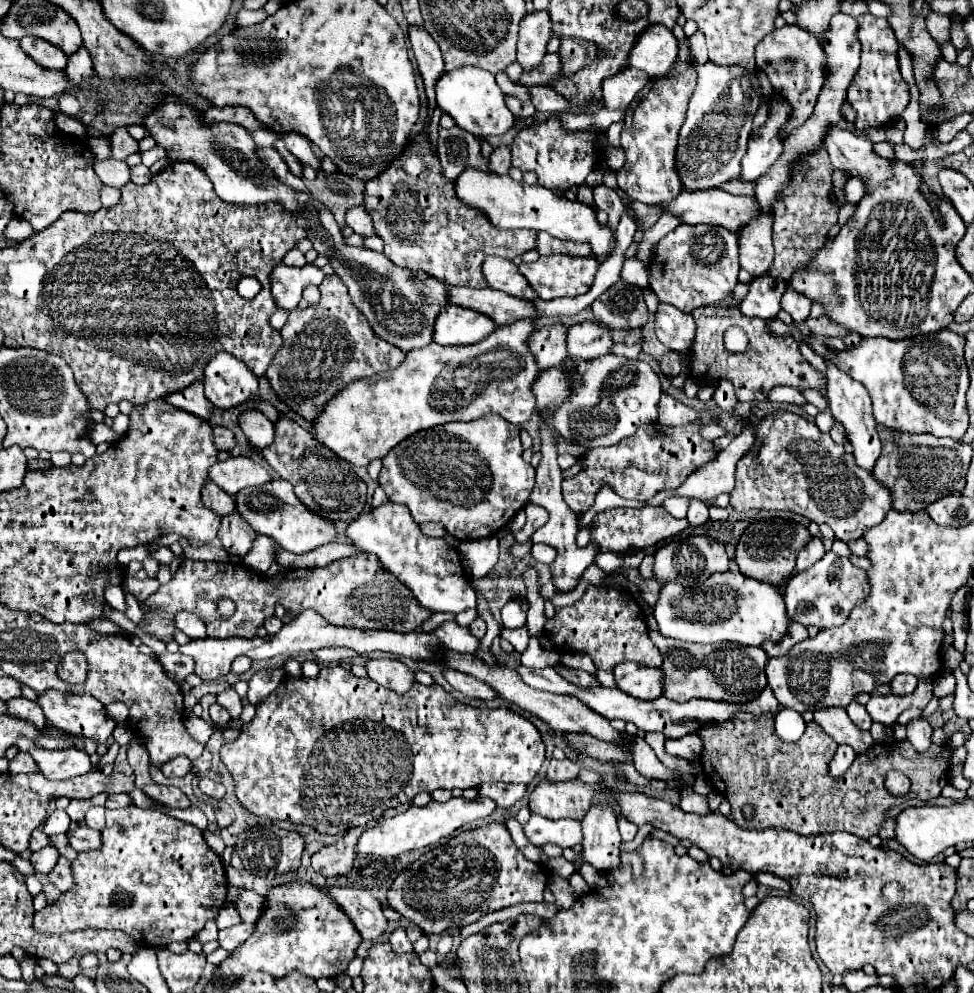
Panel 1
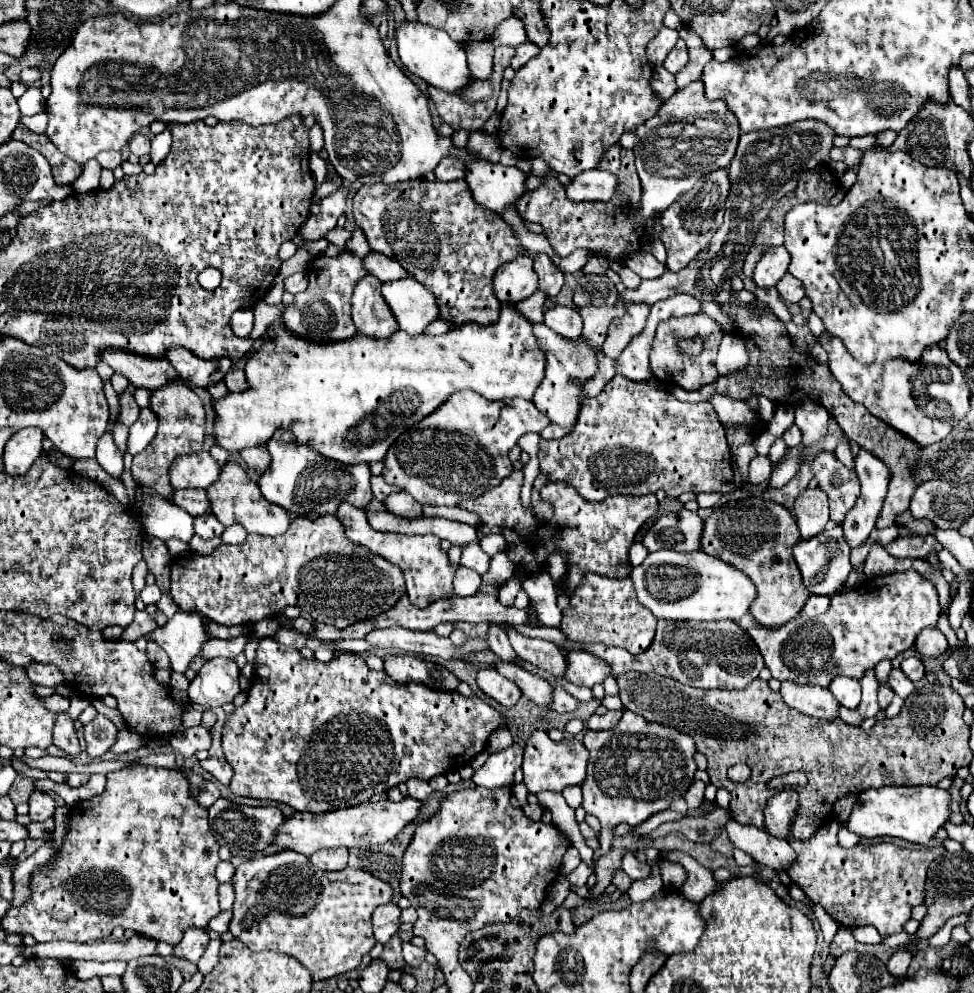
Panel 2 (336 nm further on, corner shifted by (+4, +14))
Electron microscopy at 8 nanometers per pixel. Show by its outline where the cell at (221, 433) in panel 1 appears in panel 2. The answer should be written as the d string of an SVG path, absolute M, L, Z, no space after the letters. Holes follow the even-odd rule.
M263 446L263 448L245 448L243 452L241 452L241 458L247 462L247 466L251 468L251 470L255 470L257 474L263 474L265 472L265 468L267 468L267 464L269 464L269 452L267 452L267 448Z

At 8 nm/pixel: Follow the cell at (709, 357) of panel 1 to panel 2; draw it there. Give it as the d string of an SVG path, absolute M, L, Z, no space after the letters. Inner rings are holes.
M703 312L681 316L681 318L669 318L665 322L659 322L657 334L655 334L655 340L653 340L653 348L651 348L651 356L649 356L653 376L661 382L665 380L665 382L675 384L675 386L681 384L681 388L685 388L685 390L697 390L705 384L719 380L715 361L721 338L723 338L721 326L715 320L707 318L707 314L703 314ZM697 336L703 338L703 344L705 344L703 352L699 356L681 354L681 350L677 346L679 340L695 340Z

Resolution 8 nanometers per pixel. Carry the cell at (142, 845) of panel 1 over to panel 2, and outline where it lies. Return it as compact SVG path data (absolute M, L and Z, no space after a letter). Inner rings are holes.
M131 766L121 772L107 774L107 786L105 792L99 796L93 796L85 802L79 802L71 808L71 828L65 838L63 850L59 852L59 858L51 868L37 870L31 876L31 898L21 906L21 908L9 908L7 916L1 920L1 928L9 934L31 934L37 942L51 942L51 940L69 940L69 942L95 942L101 938L111 936L111 930L115 926L121 926L123 930L135 930L141 936L153 938L153 940L163 940L171 946L175 946L187 928L207 928L209 920L215 918L221 910L231 910L233 900L235 900L235 890L231 882L223 883L219 886L215 878L215 866L219 862L219 844L209 830L207 822L207 808L201 804L195 804L195 798L189 792L189 784L183 772L179 770L165 770L165 768L153 768L153 766Z

